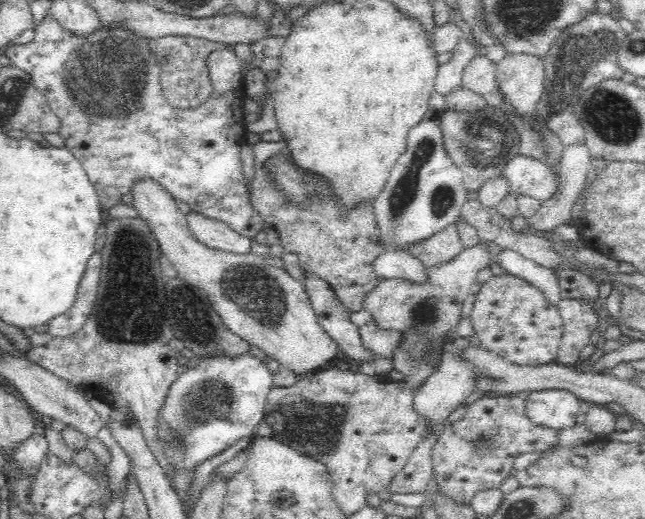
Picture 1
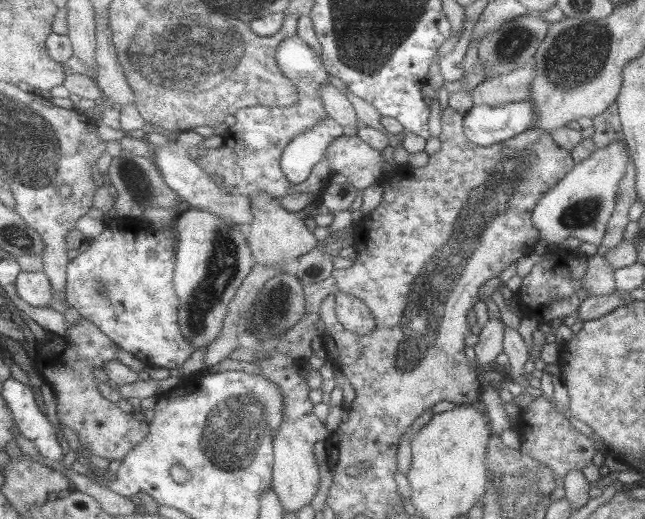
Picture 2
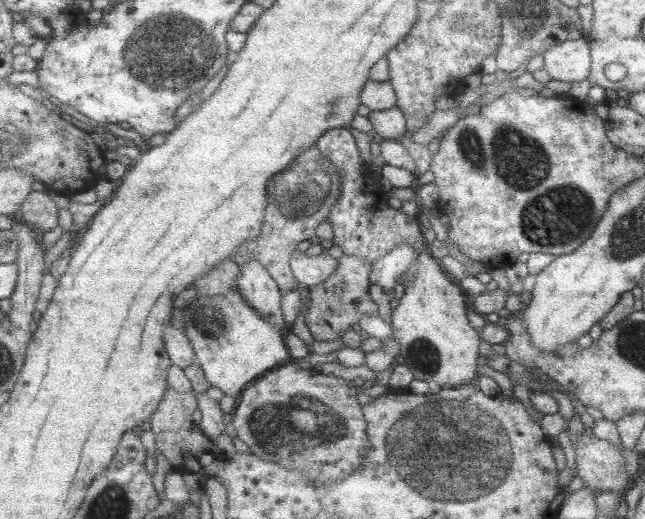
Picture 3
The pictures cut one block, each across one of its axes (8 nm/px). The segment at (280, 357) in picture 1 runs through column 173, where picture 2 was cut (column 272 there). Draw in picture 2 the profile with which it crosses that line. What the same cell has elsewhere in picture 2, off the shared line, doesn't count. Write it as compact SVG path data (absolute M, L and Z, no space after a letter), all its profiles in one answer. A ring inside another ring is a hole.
M258 192L256 196L250 198L253 207L253 224L248 227L248 244L256 263L265 268L278 266L284 273L285 266L298 260L303 254L308 254L319 246L319 240L315 238L313 231L307 228L305 220L316 214L327 214L329 209L321 203L307 206L299 212L285 209L279 199L272 198L267 192Z

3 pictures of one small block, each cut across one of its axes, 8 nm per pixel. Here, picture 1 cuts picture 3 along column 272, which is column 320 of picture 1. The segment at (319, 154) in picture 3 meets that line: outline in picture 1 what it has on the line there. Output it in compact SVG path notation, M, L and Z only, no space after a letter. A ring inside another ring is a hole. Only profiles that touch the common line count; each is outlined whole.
M284 140L279 142L256 142L251 145L254 152L254 181L252 183L251 203L254 209L262 215L265 224L273 225L279 233L279 242L284 248L284 252L292 252L299 257L302 271L315 272L320 277L324 277L330 282L336 295L342 299L346 309L352 312L358 312L364 309L366 296L374 292L374 288L385 280L384 277L378 277L374 271L374 262L385 252L383 245L380 245L375 239L377 228L375 228L375 214L373 205L360 207L356 212L350 212L350 218L343 218L337 211L339 208L334 207L334 197L330 191L330 185L326 179L316 177L302 171L294 166L288 146Z

